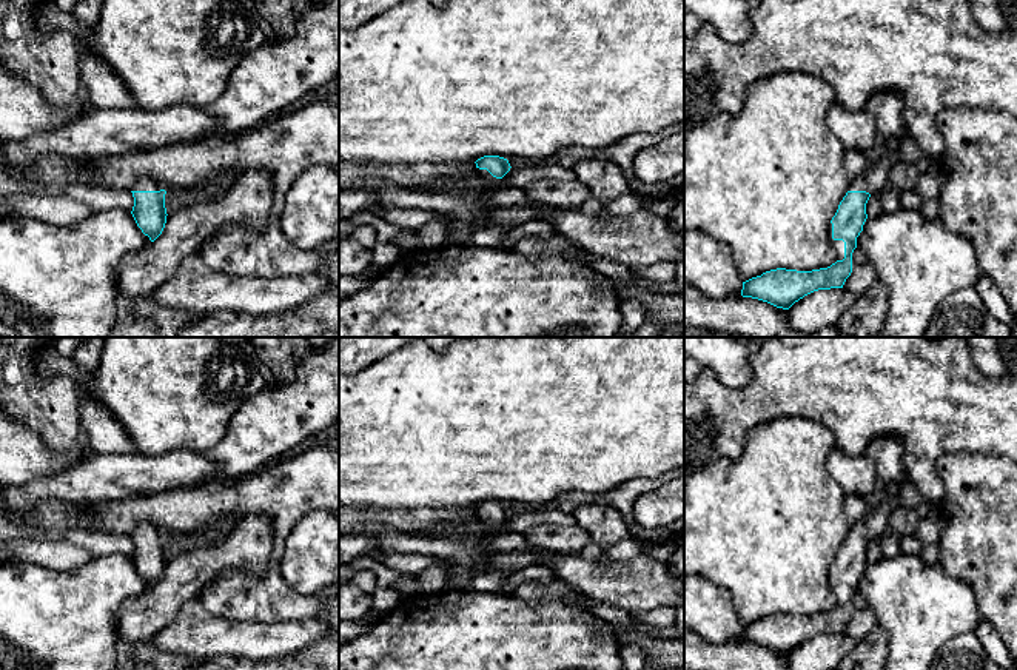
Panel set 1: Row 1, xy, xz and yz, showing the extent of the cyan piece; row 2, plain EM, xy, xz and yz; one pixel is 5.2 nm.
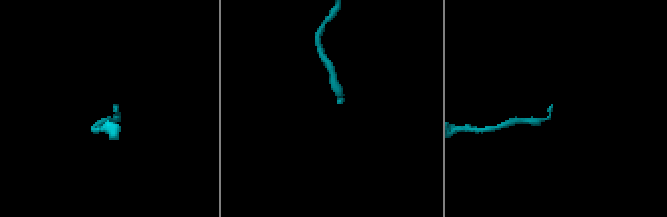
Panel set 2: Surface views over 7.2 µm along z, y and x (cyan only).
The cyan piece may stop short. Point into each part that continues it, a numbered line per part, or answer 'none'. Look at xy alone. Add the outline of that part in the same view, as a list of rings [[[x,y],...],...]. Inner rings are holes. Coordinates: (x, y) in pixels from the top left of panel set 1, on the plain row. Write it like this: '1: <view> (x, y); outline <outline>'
1: xy (145, 529); outline [[[143,522],[140,524],[133,533],[131,536],[160,536],[163,534],[157,527],[154,527],[149,522]]]

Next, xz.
1: xz (486, 524); outline [[[479,514],[479,528],[476,530],[479,536],[493,534],[499,530],[501,524],[493,522],[487,514]]]

